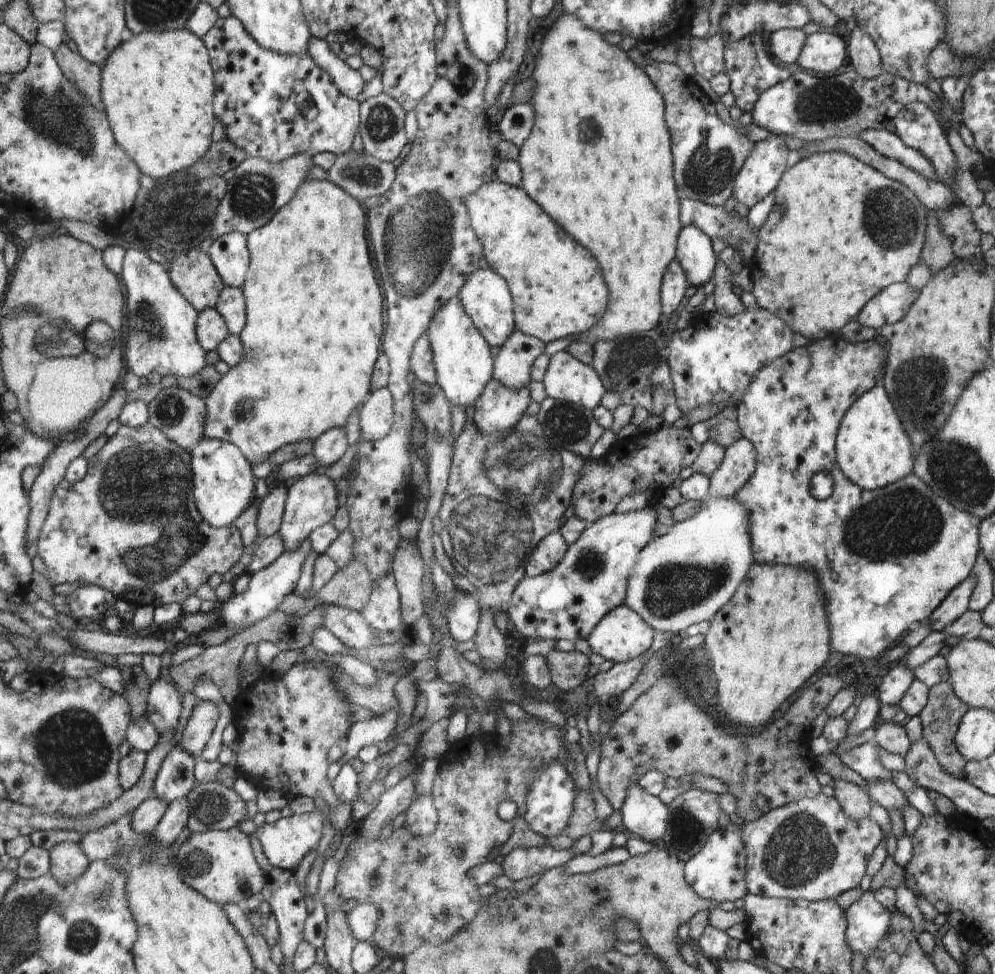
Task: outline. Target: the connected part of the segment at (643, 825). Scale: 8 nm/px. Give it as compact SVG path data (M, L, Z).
M632 785L627 794L621 811L622 829L626 829L630 836L638 837L652 844L658 844L667 832L670 824L670 807L660 801L657 796L648 794L640 785Z

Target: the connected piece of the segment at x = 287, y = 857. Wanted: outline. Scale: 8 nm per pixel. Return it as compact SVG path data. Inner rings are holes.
M320 805L310 814L281 817L273 825L264 823L257 828L255 836L260 840L264 854L273 867L280 867L294 873L302 858L318 847L322 830L326 824L330 823L330 813Z

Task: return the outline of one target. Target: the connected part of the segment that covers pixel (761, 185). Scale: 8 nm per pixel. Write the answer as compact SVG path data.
M770 135L755 144L735 181L736 201L752 208L767 194L778 188L786 170L789 149L782 135Z

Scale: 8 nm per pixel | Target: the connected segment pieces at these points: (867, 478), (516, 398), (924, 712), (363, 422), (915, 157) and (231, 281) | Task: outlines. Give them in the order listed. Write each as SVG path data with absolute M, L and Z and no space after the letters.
M882 378L847 410L836 436L835 450L840 470L866 490L881 489L912 473L914 458L911 442L886 394Z
M498 380L492 382L492 386L484 390L484 398L480 398L474 406L473 422L482 432L494 438L510 432L527 412L530 404L528 389L526 385L523 389L511 389Z
M944 681L929 689L926 706L917 714L923 728L924 742L930 747L940 766L951 775L962 778L966 778L964 770L967 762L957 751L954 735L960 719L968 709L969 706L954 694L950 682Z
M383 387L369 395L360 407L360 436L362 441L383 439L393 425L393 398L388 387Z
M868 129L860 133L858 138L867 142L877 153L882 156L908 165L912 170L923 174L927 179L936 179L936 172L933 164L918 150L907 147L898 135L887 129Z
M230 233L214 238L207 255L216 267L224 288L240 289L245 281L249 267L249 250L247 236L240 233Z

